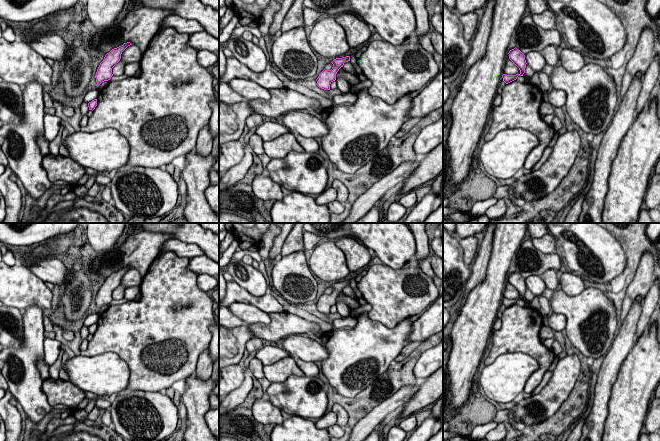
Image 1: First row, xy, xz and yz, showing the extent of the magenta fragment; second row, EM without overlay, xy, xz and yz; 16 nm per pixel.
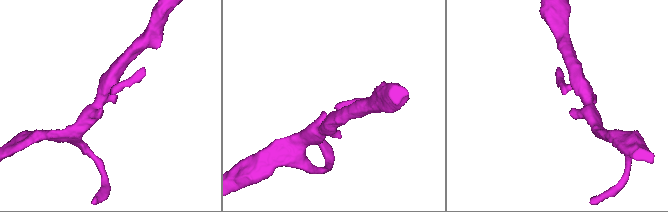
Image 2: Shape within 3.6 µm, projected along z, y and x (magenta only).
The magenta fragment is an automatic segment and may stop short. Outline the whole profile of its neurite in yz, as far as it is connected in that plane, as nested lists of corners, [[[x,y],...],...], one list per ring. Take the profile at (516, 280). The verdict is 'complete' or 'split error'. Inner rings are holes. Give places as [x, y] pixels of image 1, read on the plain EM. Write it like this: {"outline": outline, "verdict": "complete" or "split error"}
{"outline": [[[516,271],[509,275],[509,283],[519,292],[520,297],[516,299],[503,298],[503,305],[508,308],[517,303],[518,300],[523,300],[526,292],[525,279]]], "verdict": "complete"}

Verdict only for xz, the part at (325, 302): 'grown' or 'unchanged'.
unchanged

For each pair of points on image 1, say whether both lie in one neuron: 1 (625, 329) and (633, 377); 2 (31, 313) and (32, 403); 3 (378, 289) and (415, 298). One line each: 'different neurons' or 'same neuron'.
1: different neurons
2: same neuron
3: same neuron

